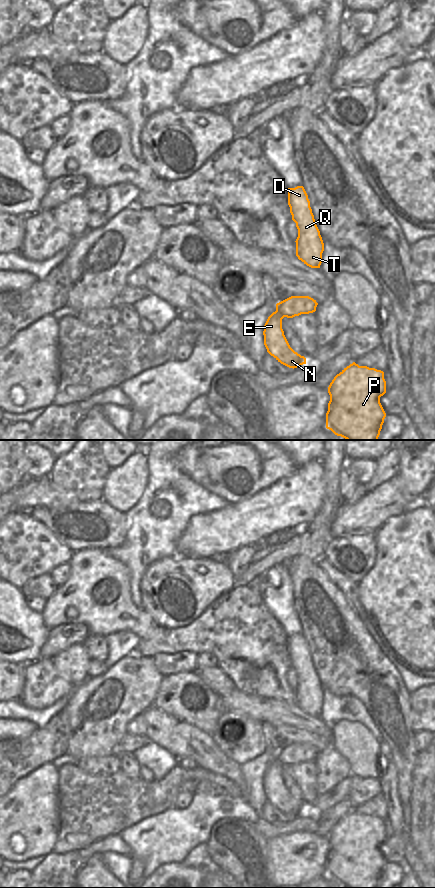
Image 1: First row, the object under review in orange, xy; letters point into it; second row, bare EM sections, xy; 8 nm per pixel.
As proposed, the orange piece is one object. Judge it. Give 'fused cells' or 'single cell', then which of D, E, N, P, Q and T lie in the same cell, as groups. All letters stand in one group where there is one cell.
single cell | D E N P Q T

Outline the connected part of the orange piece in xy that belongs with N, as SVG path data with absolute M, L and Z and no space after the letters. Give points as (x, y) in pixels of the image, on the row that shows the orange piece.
M291 296L277 303L276 311L268 317L263 331L264 345L281 364L293 369L306 364L306 358L290 347L282 329L282 319L313 313L317 305L316 300L309 296Z

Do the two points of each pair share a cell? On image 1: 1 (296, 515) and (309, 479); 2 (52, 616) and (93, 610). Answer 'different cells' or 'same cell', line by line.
1: same cell
2: same cell

